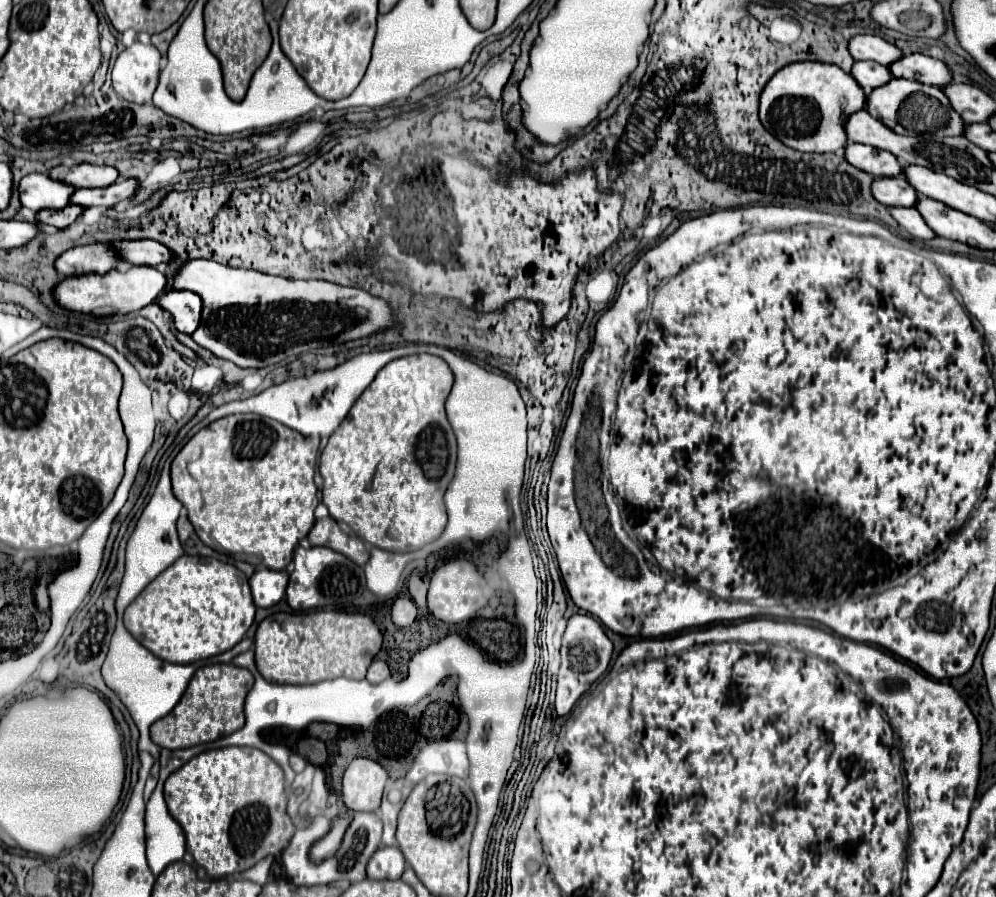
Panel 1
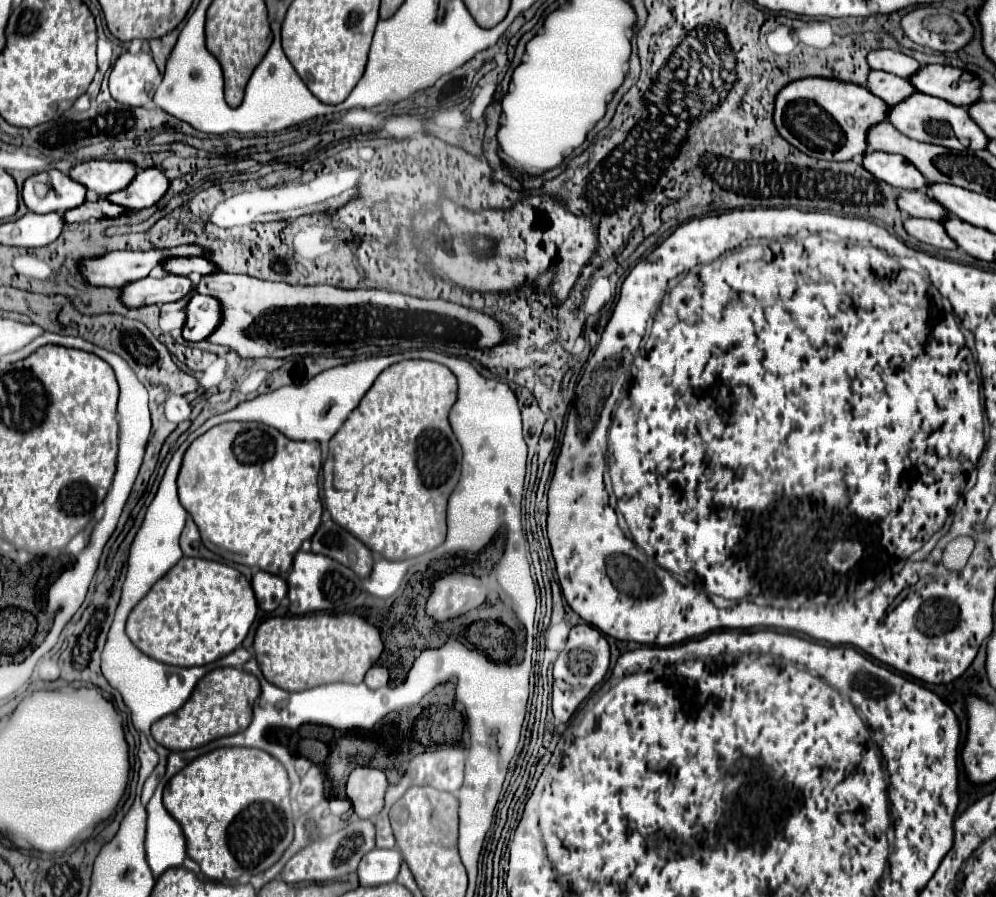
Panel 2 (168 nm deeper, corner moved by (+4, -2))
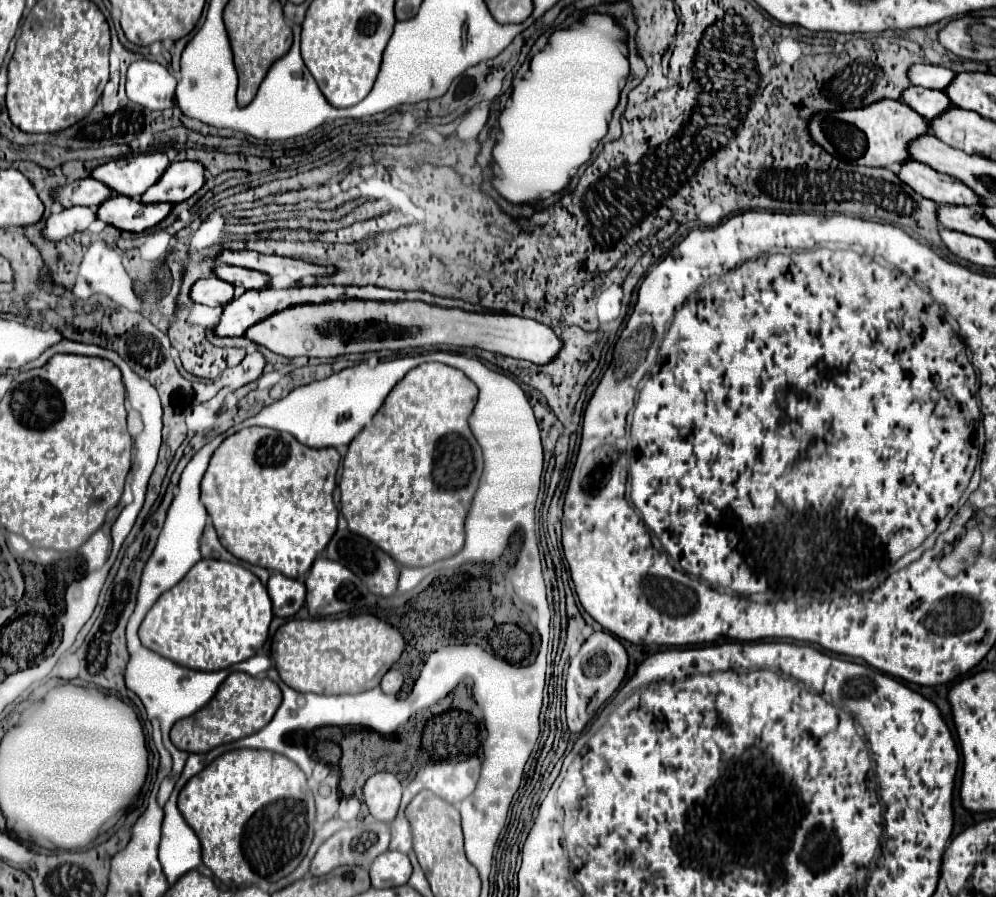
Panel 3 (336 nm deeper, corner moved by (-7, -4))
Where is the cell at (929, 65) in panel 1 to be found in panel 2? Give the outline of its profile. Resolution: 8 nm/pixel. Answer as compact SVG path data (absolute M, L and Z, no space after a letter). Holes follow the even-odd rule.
M928 64L910 76L910 84L922 94L944 98L956 106L970 106L980 100L980 80L966 70Z

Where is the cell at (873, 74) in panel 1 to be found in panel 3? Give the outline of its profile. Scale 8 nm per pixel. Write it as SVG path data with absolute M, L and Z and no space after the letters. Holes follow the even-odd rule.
M911 86L909 90L905 90L905 100L915 112L925 116L927 120L941 116L941 112L945 112L945 110L949 110L949 106L953 106L945 92L925 90L919 86Z

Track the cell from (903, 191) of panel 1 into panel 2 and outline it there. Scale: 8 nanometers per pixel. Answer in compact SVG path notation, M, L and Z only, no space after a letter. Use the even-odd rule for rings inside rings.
M902 190L898 194L896 204L906 216L930 218L930 220L942 220L948 216L946 210L932 200L928 190Z

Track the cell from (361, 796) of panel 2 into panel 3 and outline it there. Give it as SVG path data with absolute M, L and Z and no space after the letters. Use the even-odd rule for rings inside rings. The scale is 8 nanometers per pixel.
M377 772L365 782L363 800L373 818L393 822L401 802L401 782L391 772Z

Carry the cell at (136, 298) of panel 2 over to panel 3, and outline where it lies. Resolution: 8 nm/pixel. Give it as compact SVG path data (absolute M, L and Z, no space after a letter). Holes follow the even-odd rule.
M217 276L197 280L191 288L191 300L205 306L225 306L235 296L235 288L229 282L223 282Z

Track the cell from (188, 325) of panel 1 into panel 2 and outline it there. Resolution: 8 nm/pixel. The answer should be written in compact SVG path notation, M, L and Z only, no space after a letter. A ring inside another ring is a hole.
M194 294L186 304L186 324L182 328L182 336L188 342L204 340L214 332L220 324L220 304L212 296Z

